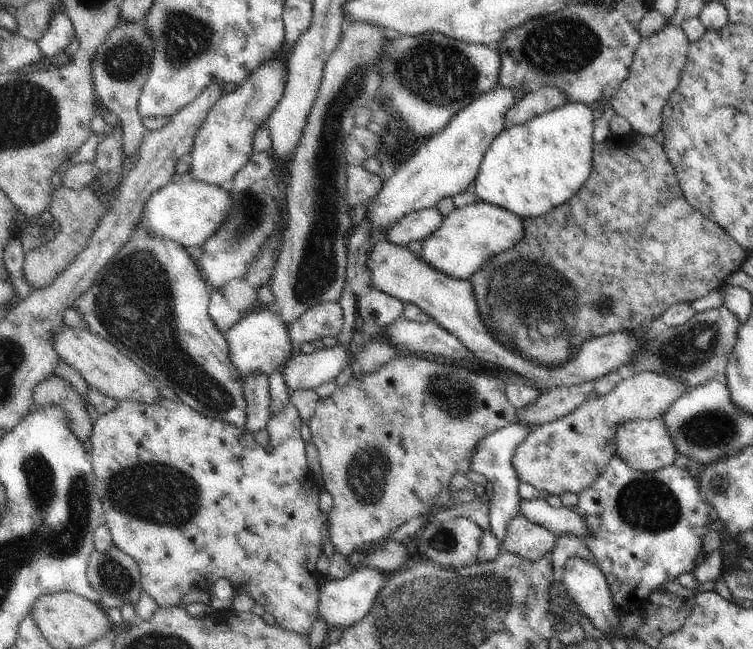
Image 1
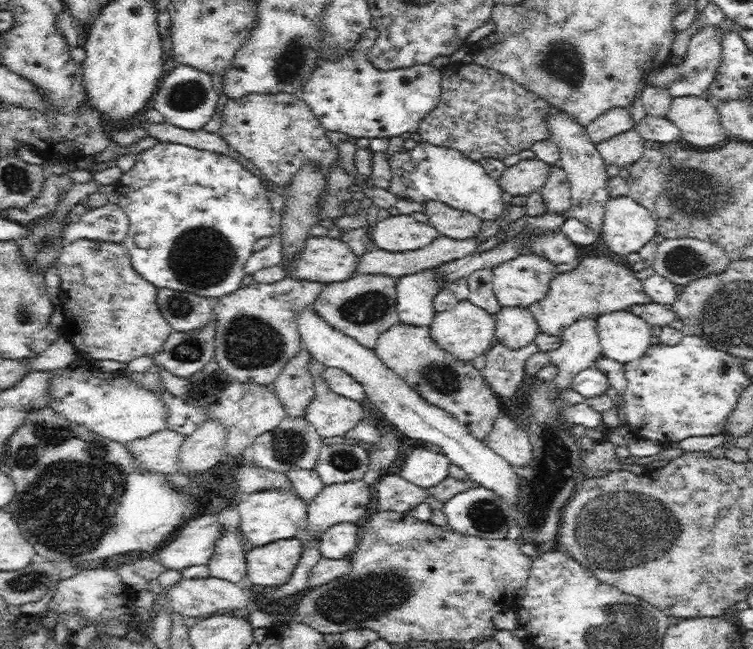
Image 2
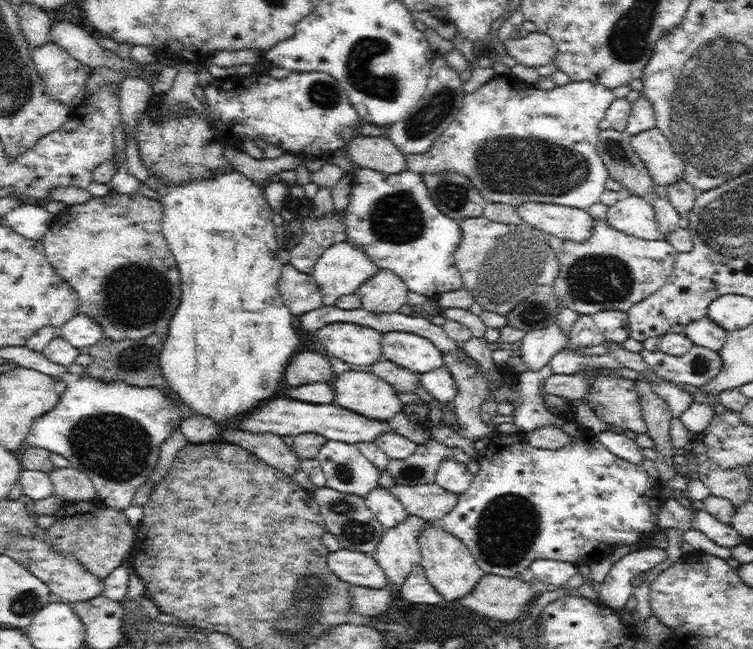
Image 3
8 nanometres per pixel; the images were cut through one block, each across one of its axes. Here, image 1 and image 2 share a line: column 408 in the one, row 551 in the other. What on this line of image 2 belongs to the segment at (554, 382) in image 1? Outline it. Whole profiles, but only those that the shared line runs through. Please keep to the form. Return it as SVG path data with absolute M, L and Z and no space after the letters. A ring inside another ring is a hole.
M278 540L268 546L254 546L248 554L248 576L246 584L260 584L266 588L278 588L290 582L300 558L302 540Z

